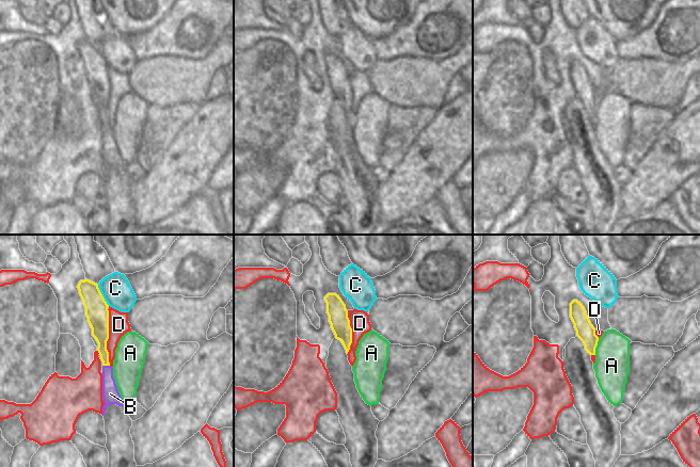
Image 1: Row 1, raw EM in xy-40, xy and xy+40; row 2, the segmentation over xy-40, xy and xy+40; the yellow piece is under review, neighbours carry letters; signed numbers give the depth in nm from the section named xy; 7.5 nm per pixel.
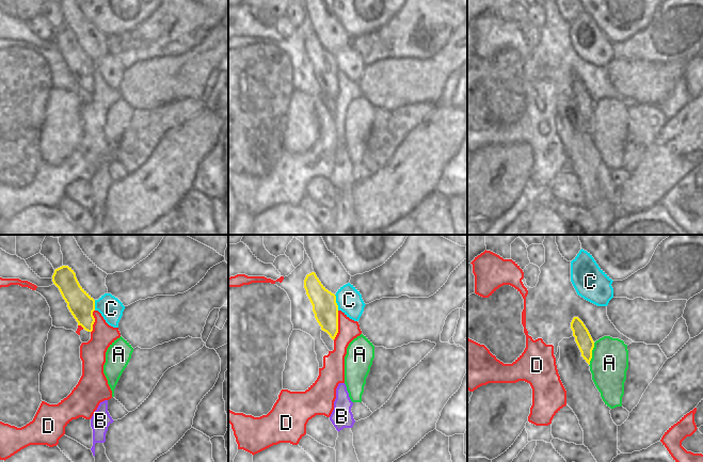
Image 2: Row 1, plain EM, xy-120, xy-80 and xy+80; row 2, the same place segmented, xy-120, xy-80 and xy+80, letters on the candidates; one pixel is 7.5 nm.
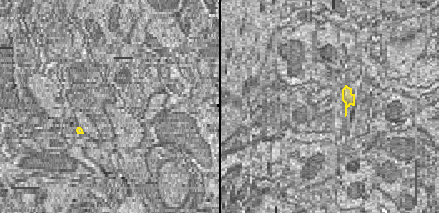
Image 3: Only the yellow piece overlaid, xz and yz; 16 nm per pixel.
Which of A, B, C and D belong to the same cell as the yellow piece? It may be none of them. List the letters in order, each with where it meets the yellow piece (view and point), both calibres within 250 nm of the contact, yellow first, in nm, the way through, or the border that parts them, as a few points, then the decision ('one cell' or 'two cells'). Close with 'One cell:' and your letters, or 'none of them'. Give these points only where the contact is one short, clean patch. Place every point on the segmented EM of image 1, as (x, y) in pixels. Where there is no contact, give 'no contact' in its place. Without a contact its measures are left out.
A: xy+40 (595, 347) | 140/260 nm | two cells
B: xy-40 (106, 365) | 120/130 nm | along xy-40 (102, 365), (109, 366) | two cells
C: xy-40 (101, 295) | 180/220 nm | along xy-40 (97, 285), (104, 300), (109, 305) | two cells
D: xy-40 (108, 337) | 180/150 nm | two cells
One cell: none of them

